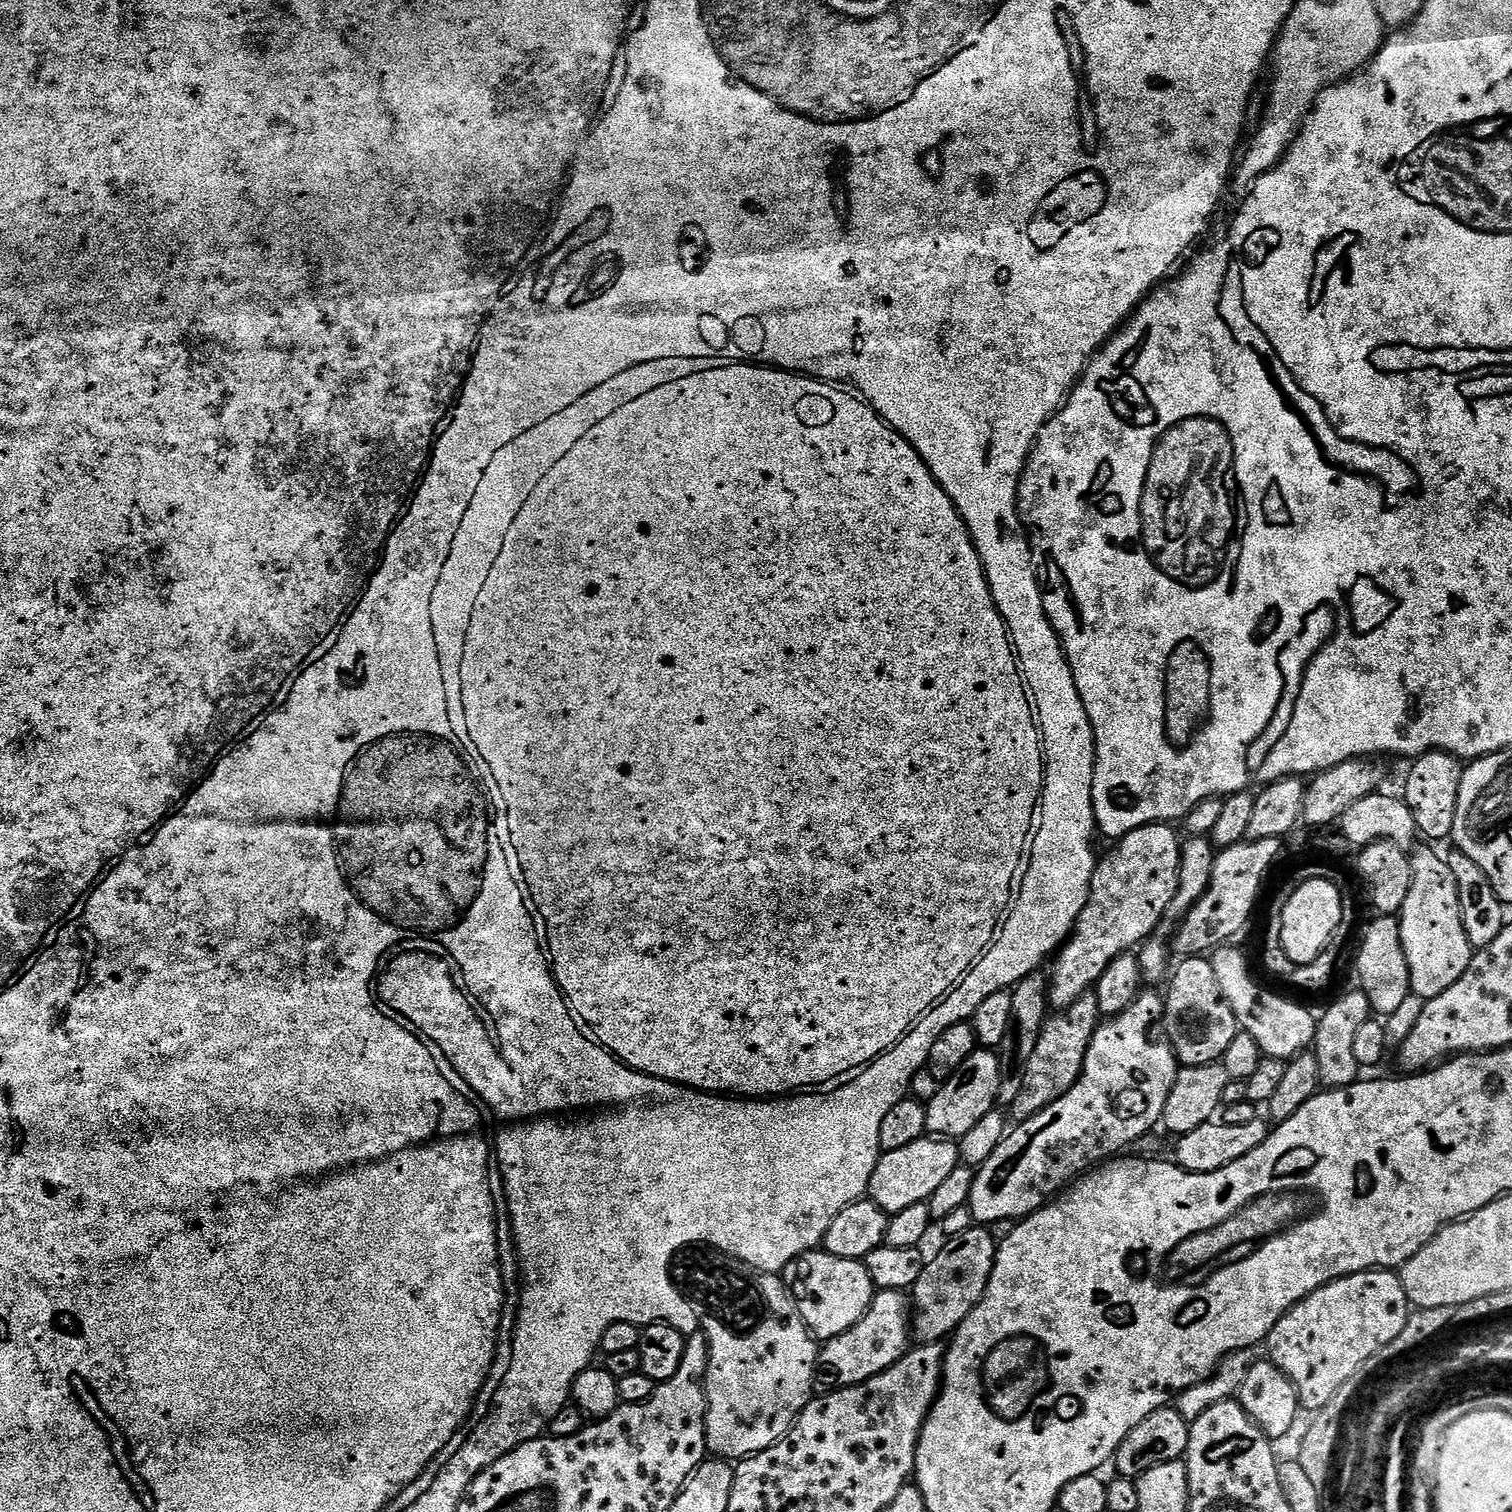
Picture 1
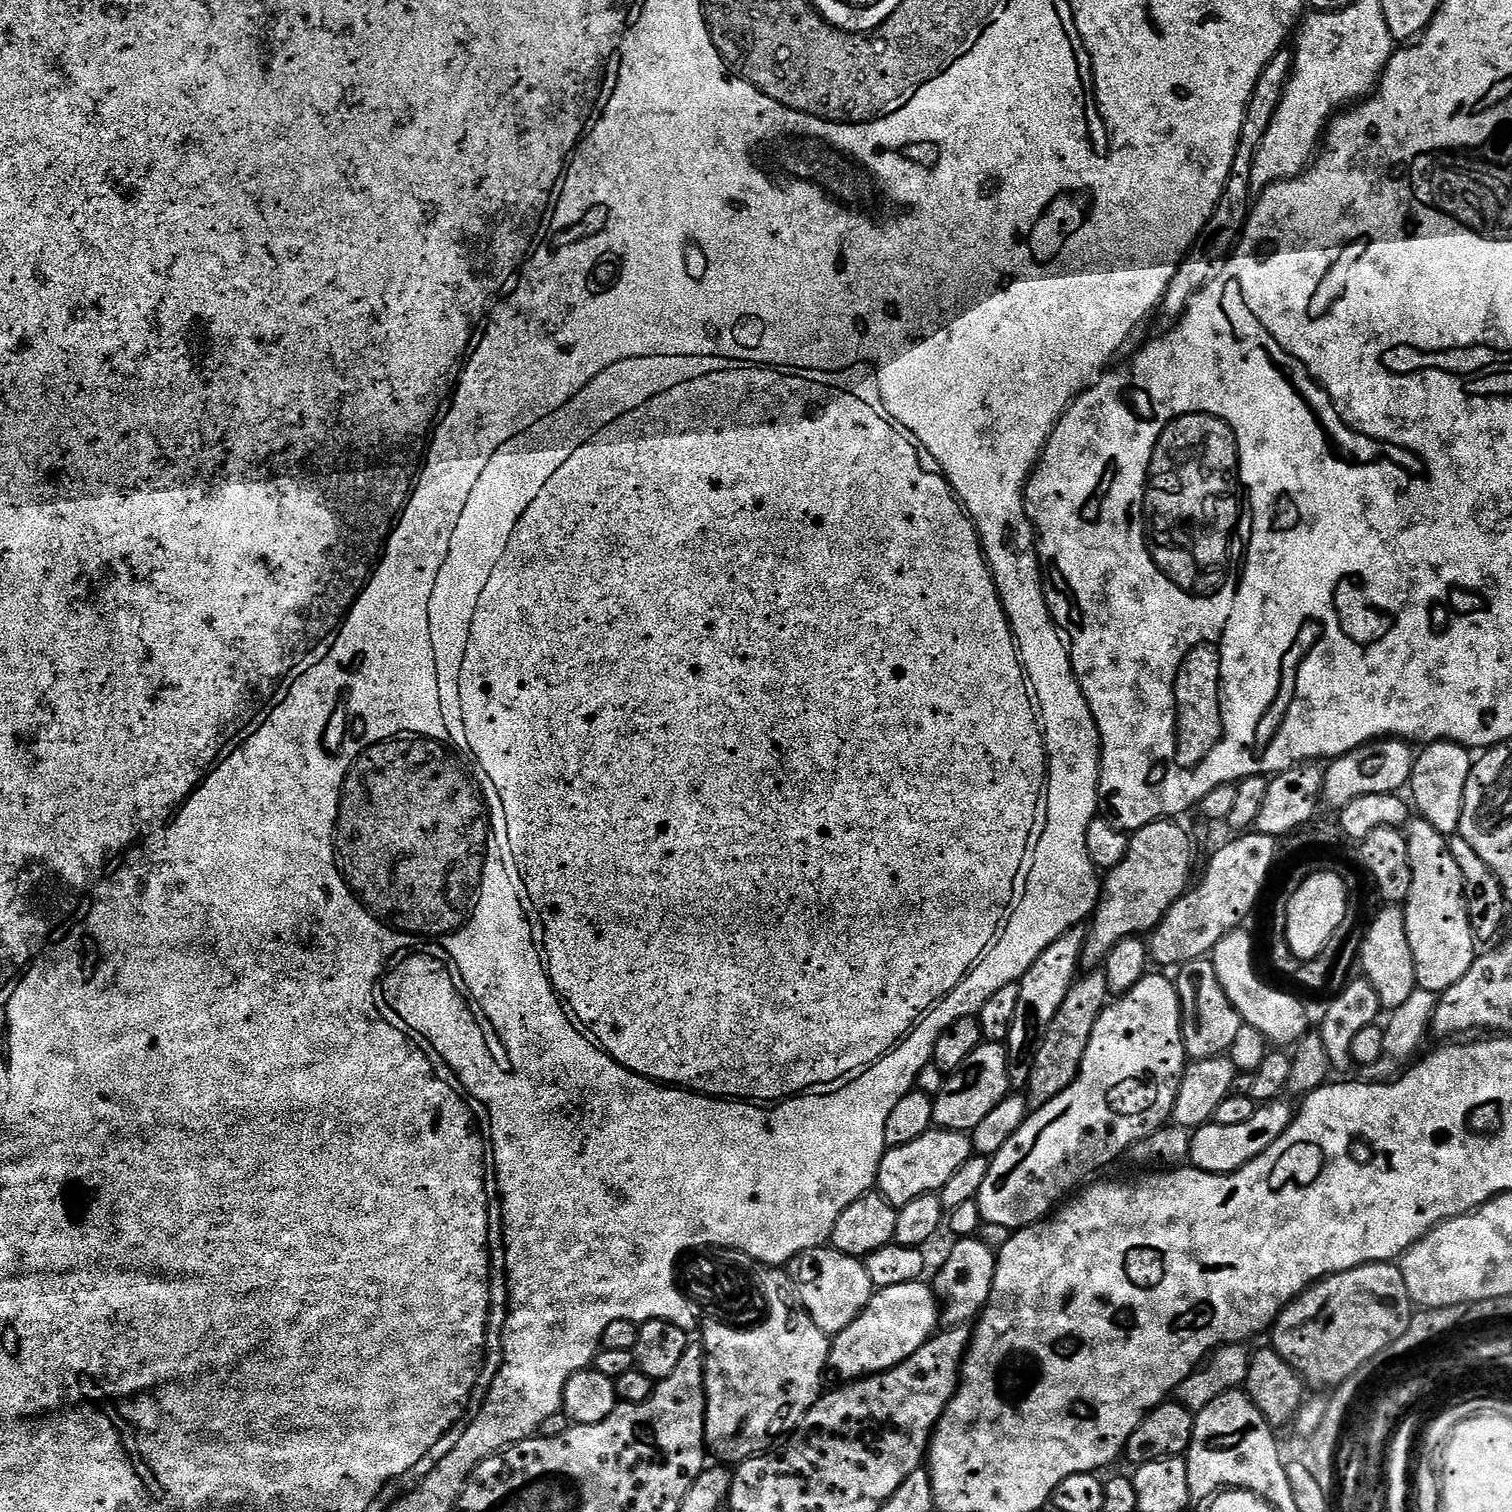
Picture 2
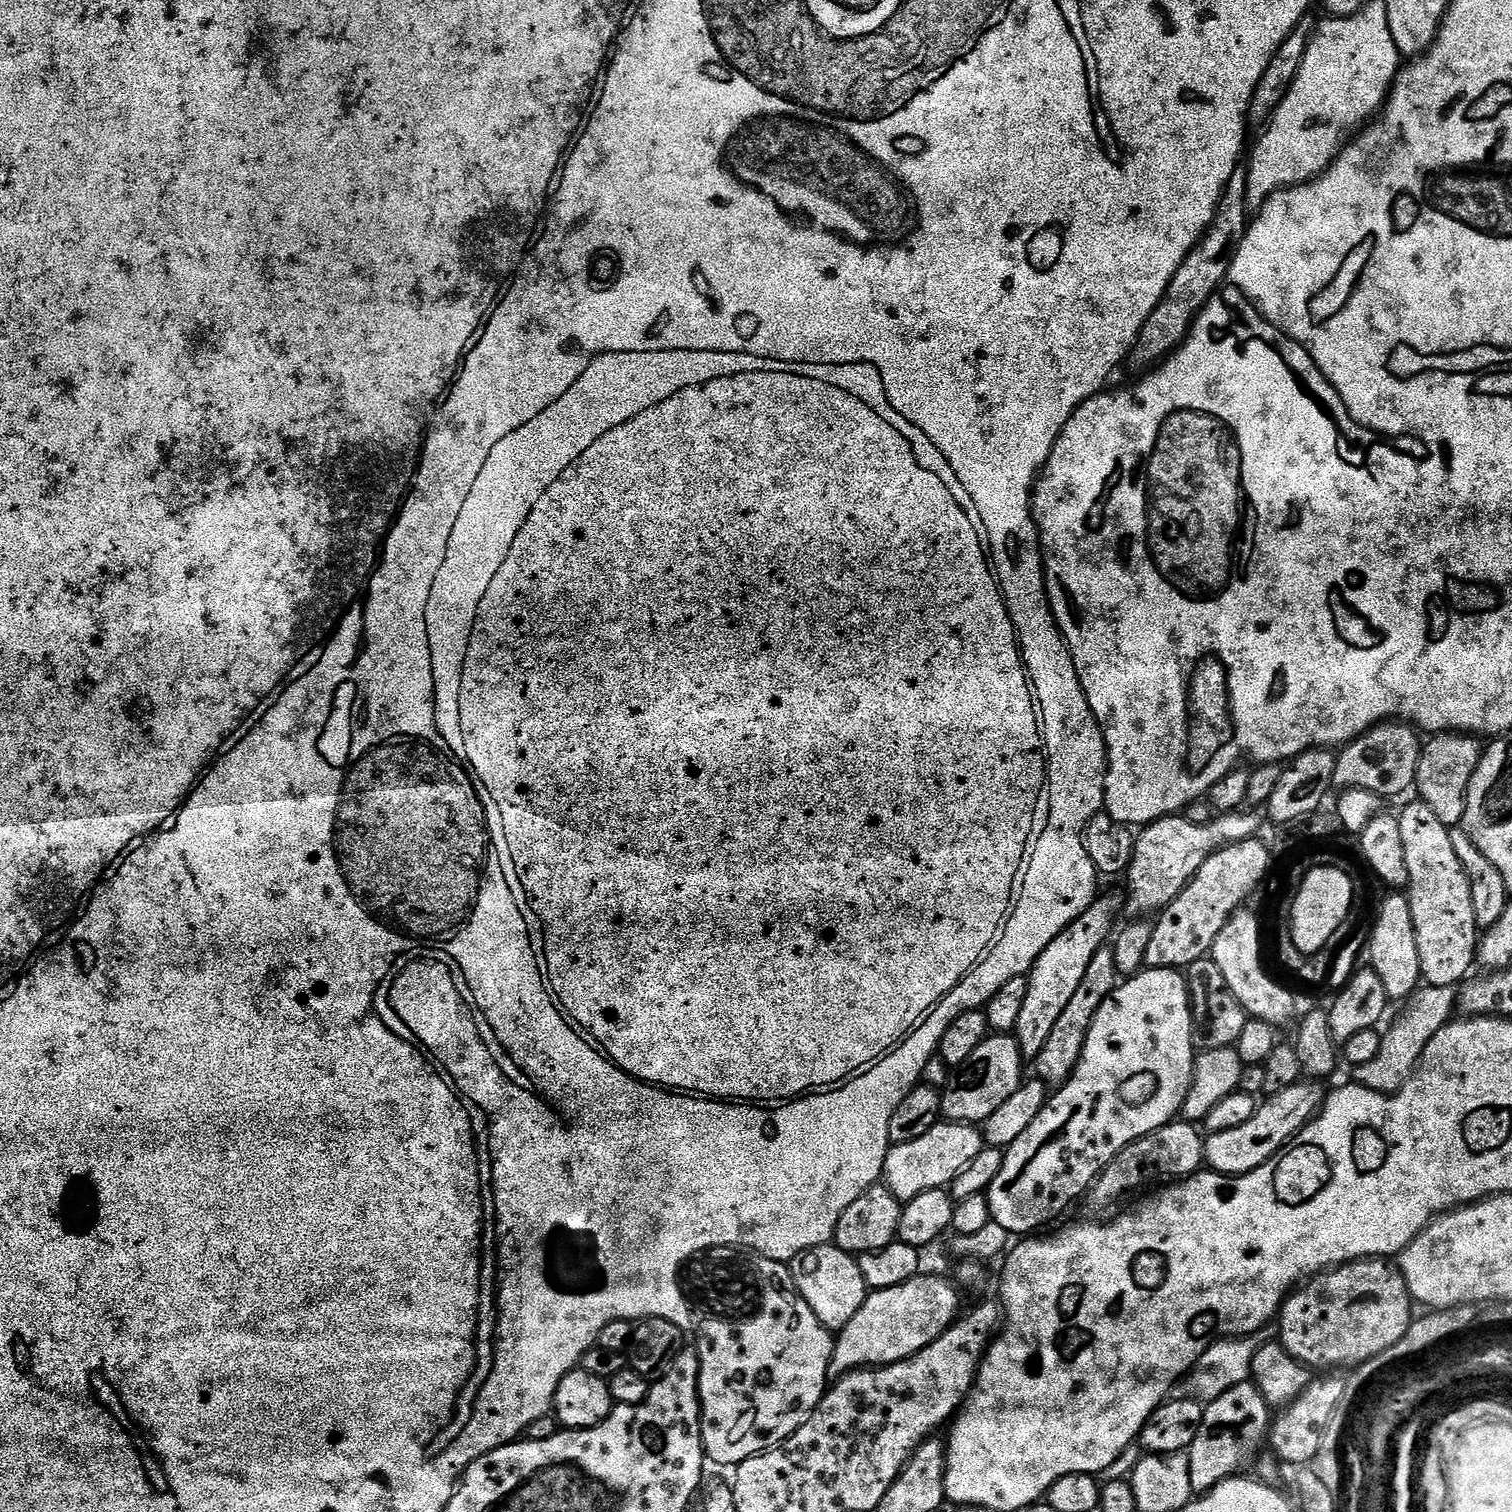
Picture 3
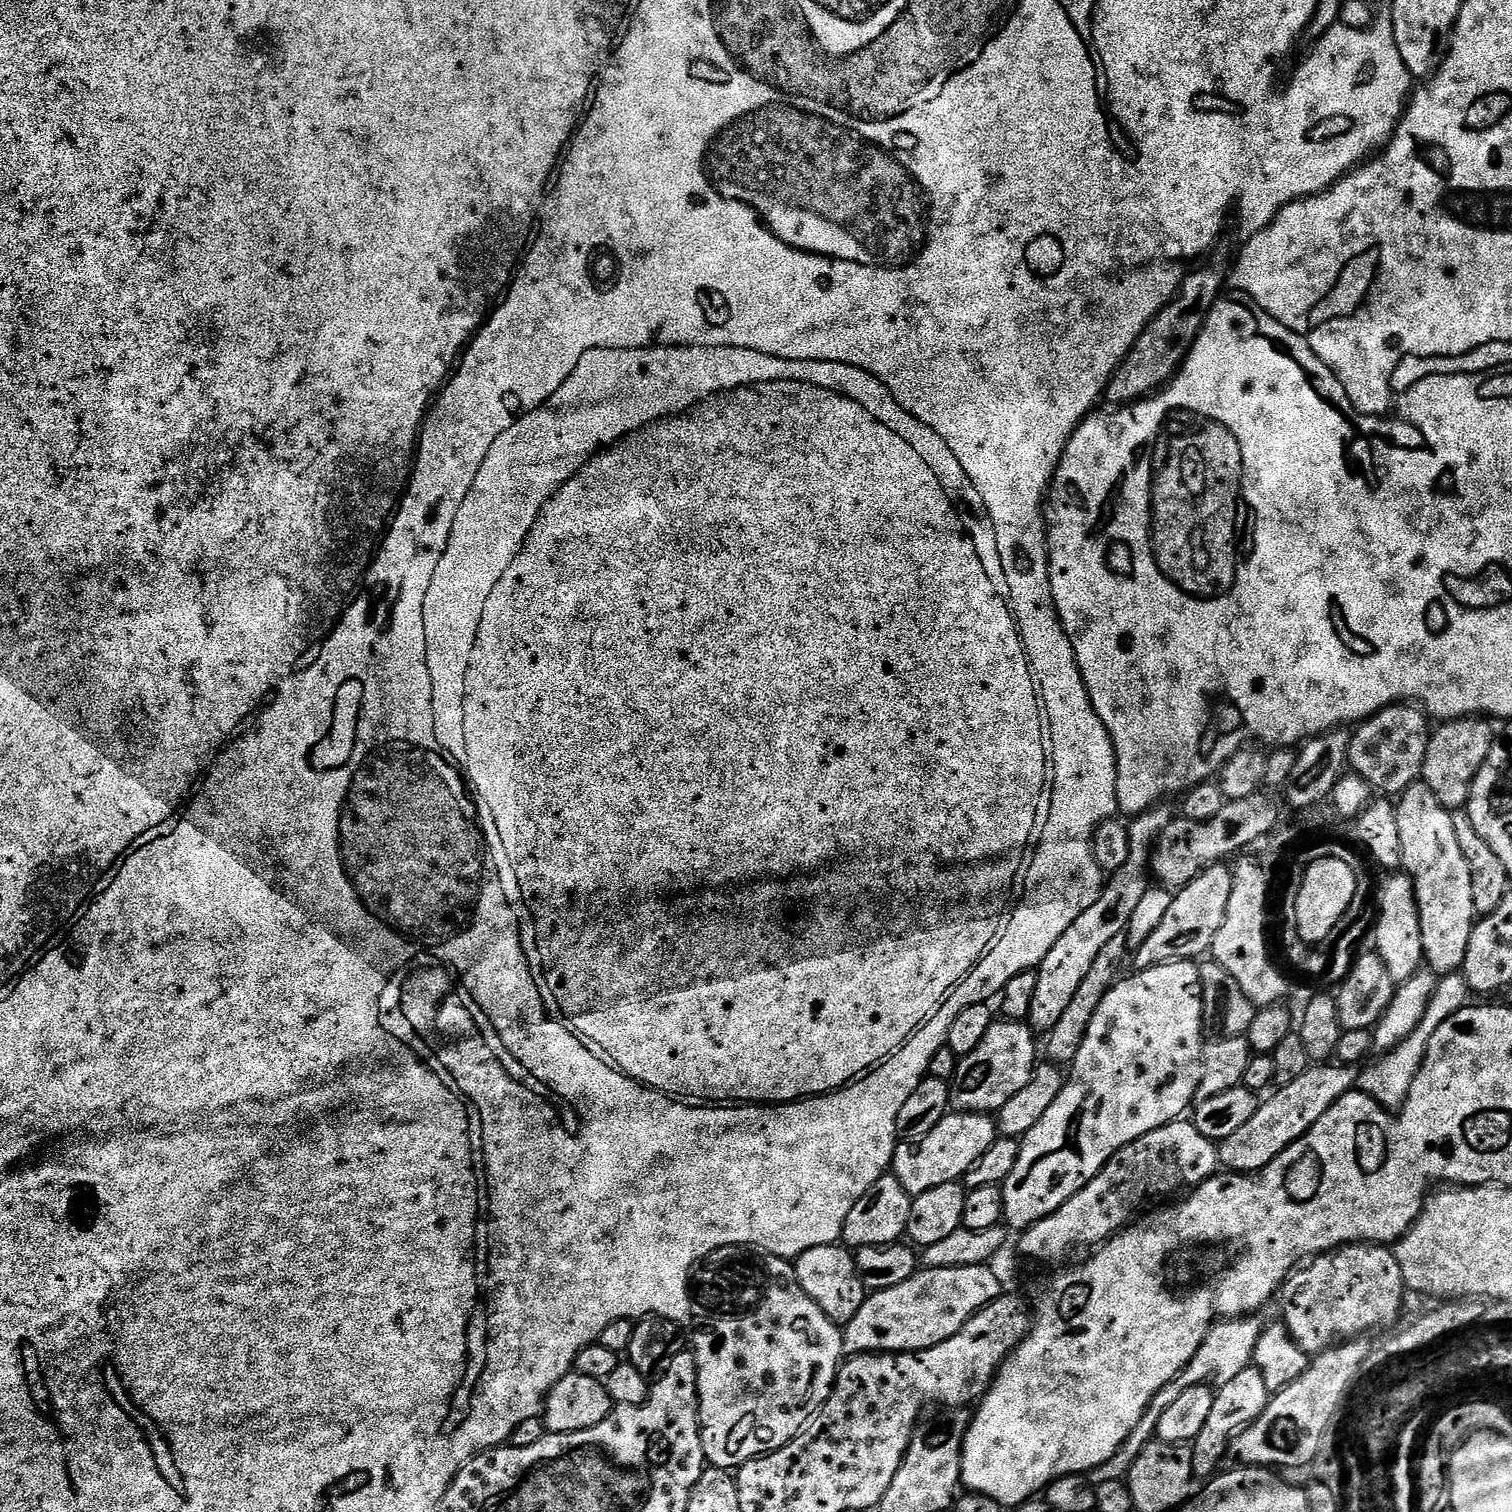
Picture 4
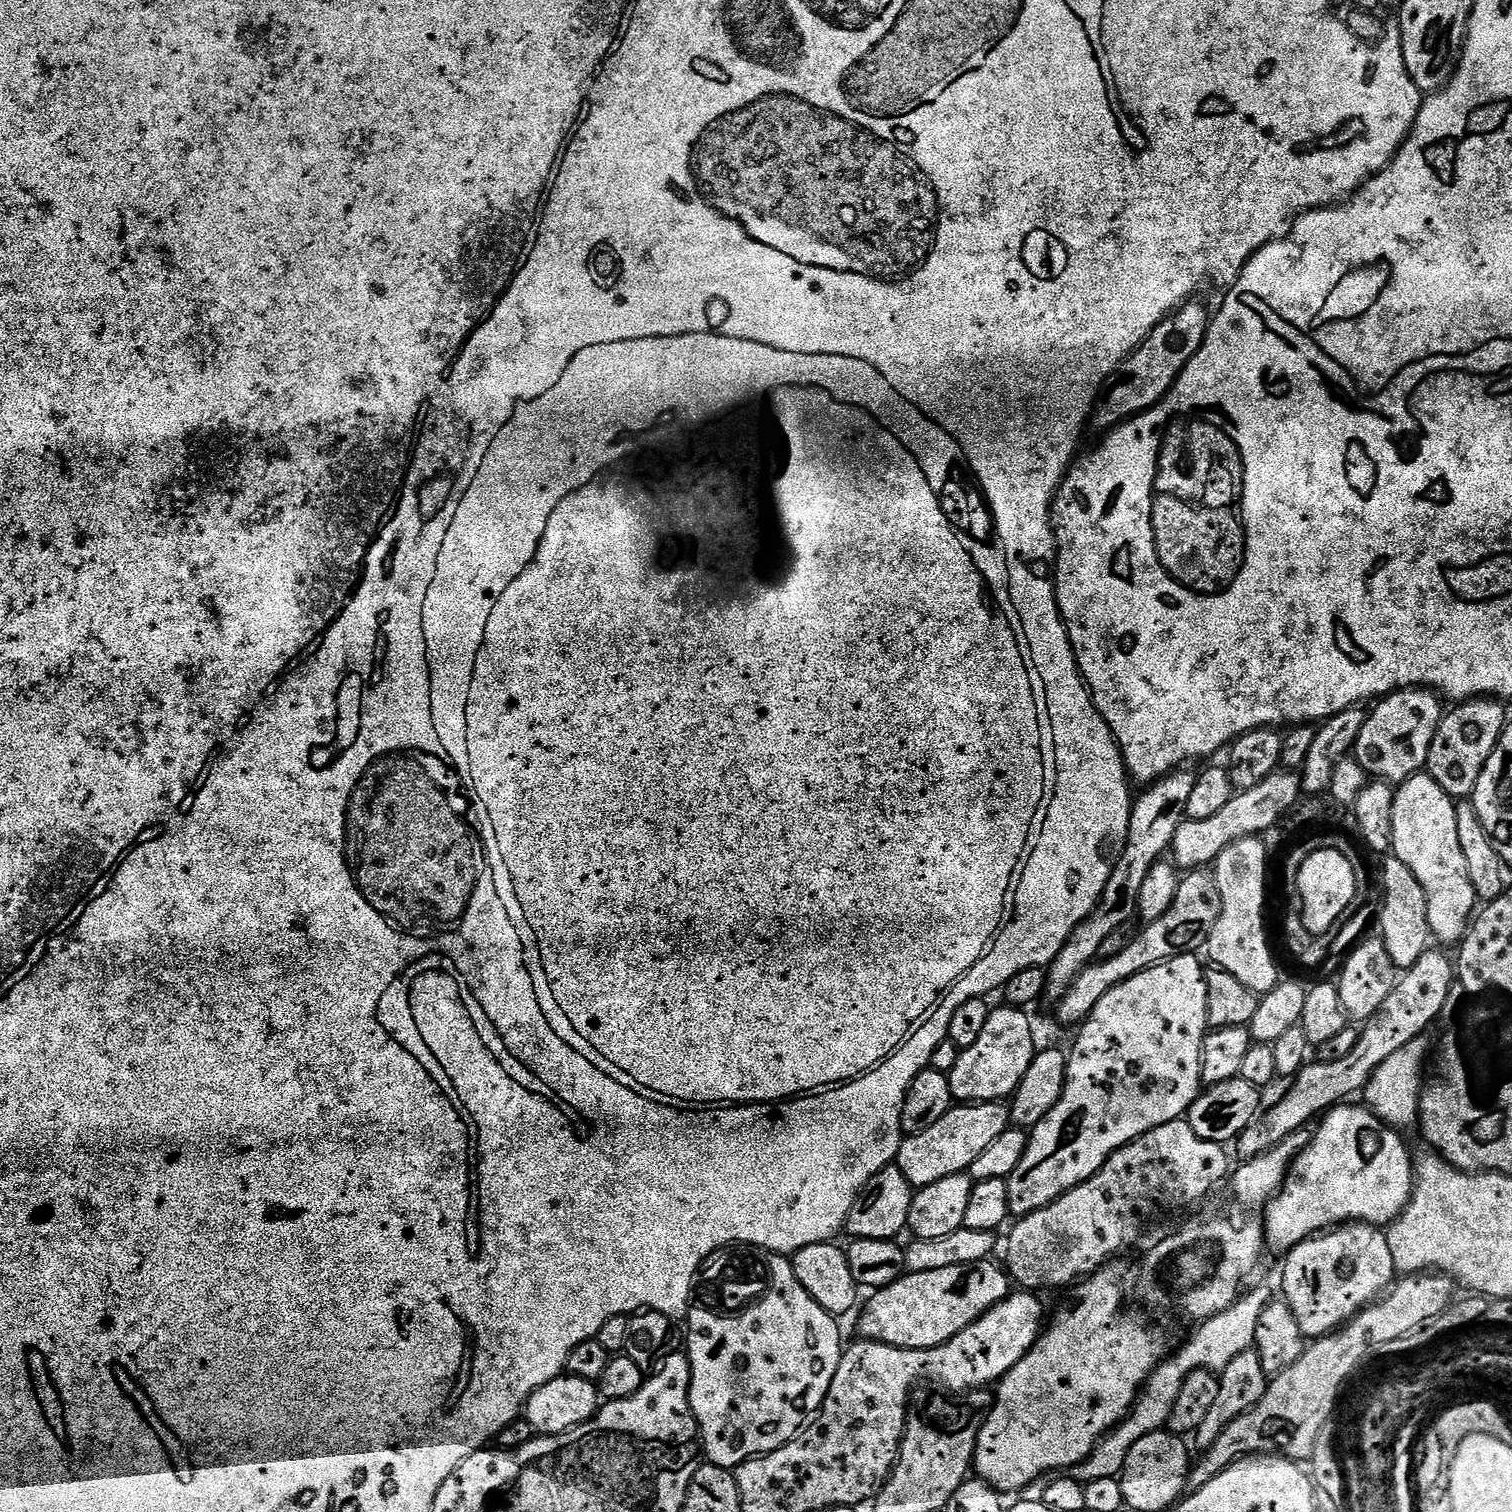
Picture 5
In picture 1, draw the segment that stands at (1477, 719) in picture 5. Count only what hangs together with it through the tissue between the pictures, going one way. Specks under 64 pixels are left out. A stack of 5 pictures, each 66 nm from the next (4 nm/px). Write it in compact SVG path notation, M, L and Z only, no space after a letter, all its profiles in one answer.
M1427 752L1424 756L1415 757L1411 761L1412 769L1404 780L1402 798L1410 806L1410 814L1414 814L1417 833L1424 836L1425 841L1445 840L1451 837L1454 830L1454 814L1458 810L1458 786L1462 786L1462 774L1465 765L1459 756L1451 756L1449 752Z

